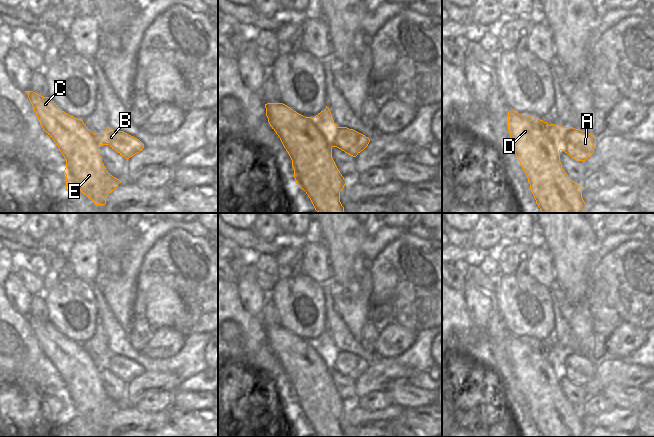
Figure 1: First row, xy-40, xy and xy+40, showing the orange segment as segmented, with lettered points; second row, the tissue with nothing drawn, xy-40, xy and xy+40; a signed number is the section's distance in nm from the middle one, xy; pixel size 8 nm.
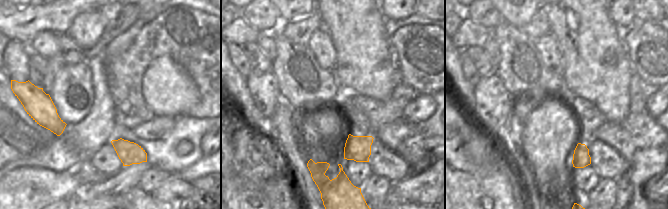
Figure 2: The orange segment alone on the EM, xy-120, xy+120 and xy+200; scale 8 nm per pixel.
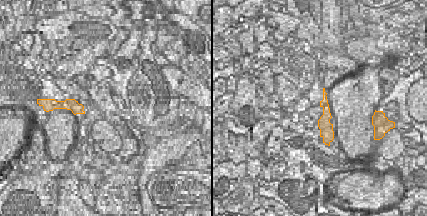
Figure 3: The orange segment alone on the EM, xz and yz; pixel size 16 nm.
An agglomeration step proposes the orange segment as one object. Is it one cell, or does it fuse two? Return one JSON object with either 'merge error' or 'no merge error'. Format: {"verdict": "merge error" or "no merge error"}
{"verdict": "merge error"}

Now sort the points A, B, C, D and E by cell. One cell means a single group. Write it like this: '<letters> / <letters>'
A B / C D E

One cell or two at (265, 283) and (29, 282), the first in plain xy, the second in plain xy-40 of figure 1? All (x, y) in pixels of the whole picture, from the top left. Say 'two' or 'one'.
one

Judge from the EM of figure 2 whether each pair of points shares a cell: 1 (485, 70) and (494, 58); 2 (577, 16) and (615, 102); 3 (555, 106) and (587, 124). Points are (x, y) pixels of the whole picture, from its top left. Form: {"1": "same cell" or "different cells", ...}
{"1": "different cells", "2": "same cell", "3": "different cells"}

